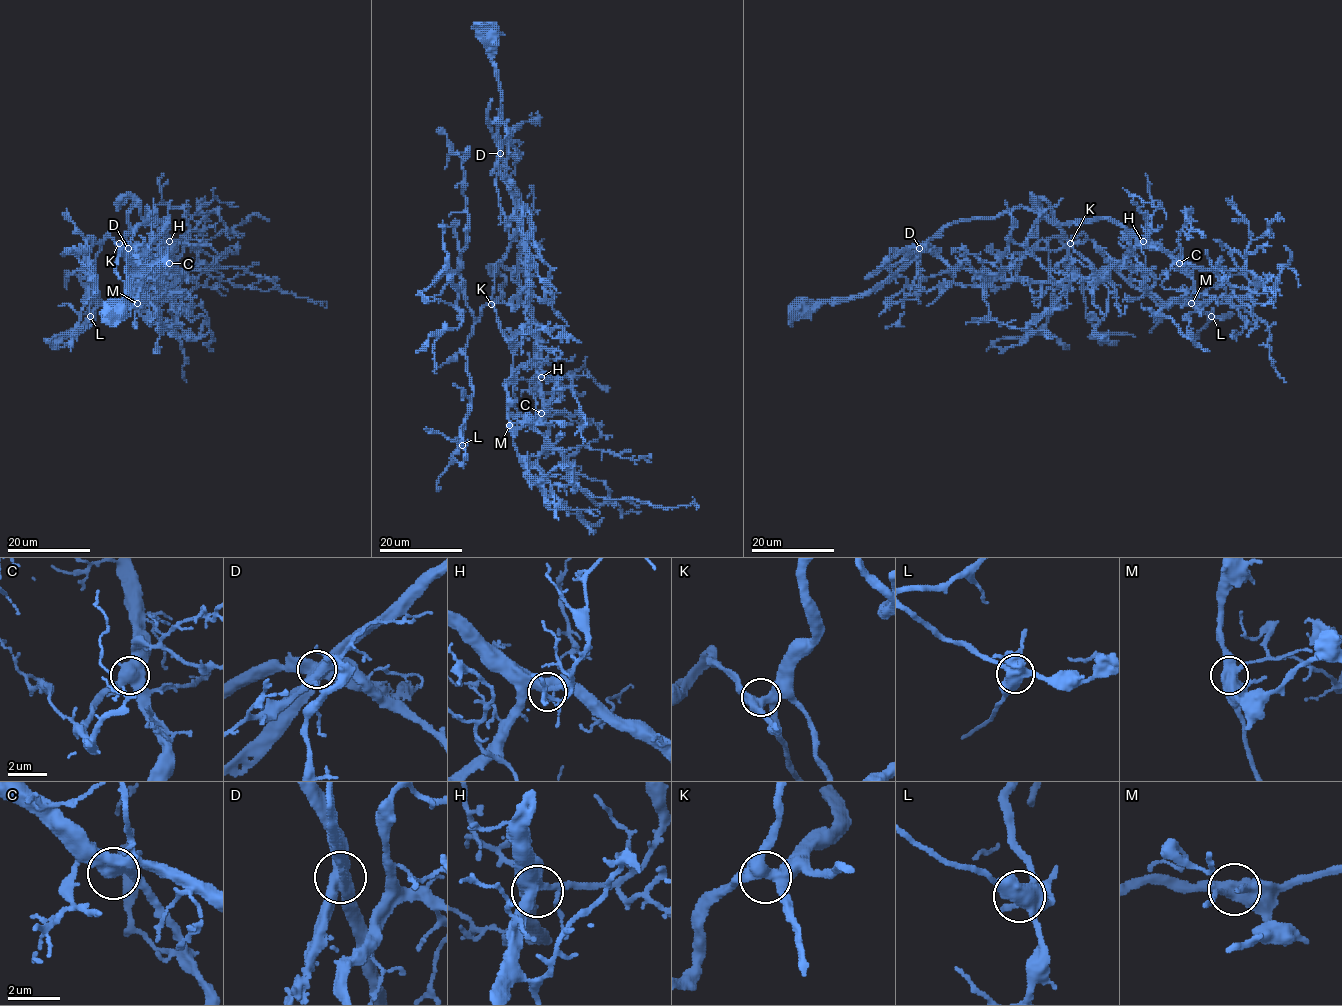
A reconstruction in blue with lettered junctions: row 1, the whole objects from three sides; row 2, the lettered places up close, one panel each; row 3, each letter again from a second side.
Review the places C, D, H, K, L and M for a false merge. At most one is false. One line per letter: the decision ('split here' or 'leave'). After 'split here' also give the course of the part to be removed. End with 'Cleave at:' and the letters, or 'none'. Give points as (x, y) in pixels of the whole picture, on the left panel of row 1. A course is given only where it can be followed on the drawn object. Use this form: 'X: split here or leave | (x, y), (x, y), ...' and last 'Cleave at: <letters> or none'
C: leave
D: split here | (128, 247), (119, 257), (116, 272), (121, 279)
H: leave
K: leave
L: leave
M: leave
Cleave at: D

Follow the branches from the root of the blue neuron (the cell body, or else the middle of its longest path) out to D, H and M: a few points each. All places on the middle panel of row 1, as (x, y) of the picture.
D: (489, 32), (492, 33), (493, 63), (501, 95), (500, 153)
H: (489, 32), (501, 95), (500, 158), (522, 208), (520, 302), (536, 325), (541, 377)
M: (489, 32), (501, 95), (498, 164), (522, 227), (526, 319), (535, 338), (534, 359), (504, 386), (509, 425)

